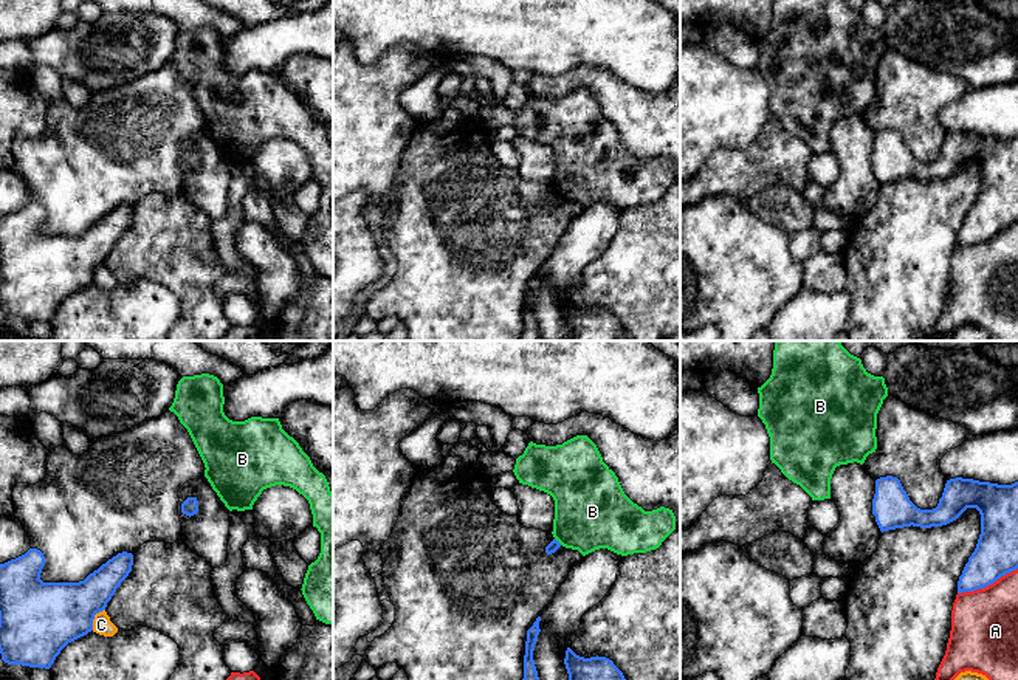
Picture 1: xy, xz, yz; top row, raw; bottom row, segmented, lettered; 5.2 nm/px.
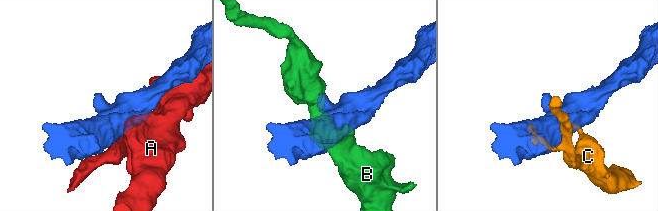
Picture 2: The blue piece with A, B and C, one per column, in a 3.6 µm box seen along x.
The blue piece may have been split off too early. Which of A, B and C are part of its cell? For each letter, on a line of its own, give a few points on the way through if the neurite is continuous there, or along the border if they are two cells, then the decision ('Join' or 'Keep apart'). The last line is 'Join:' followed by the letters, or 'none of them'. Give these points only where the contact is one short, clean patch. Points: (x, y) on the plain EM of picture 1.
A: Keep apart
B: Boundary: xz (555, 191), (561, 197). Keep apart
C: Keep apart
Join: none of them

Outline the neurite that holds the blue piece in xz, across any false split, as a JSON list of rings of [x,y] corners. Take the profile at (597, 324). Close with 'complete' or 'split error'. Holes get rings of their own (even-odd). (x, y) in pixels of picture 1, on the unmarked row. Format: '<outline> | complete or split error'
[[[567,301],[564,318],[569,335],[561,341],[632,341],[623,325],[606,310],[584,311]]] | complete

